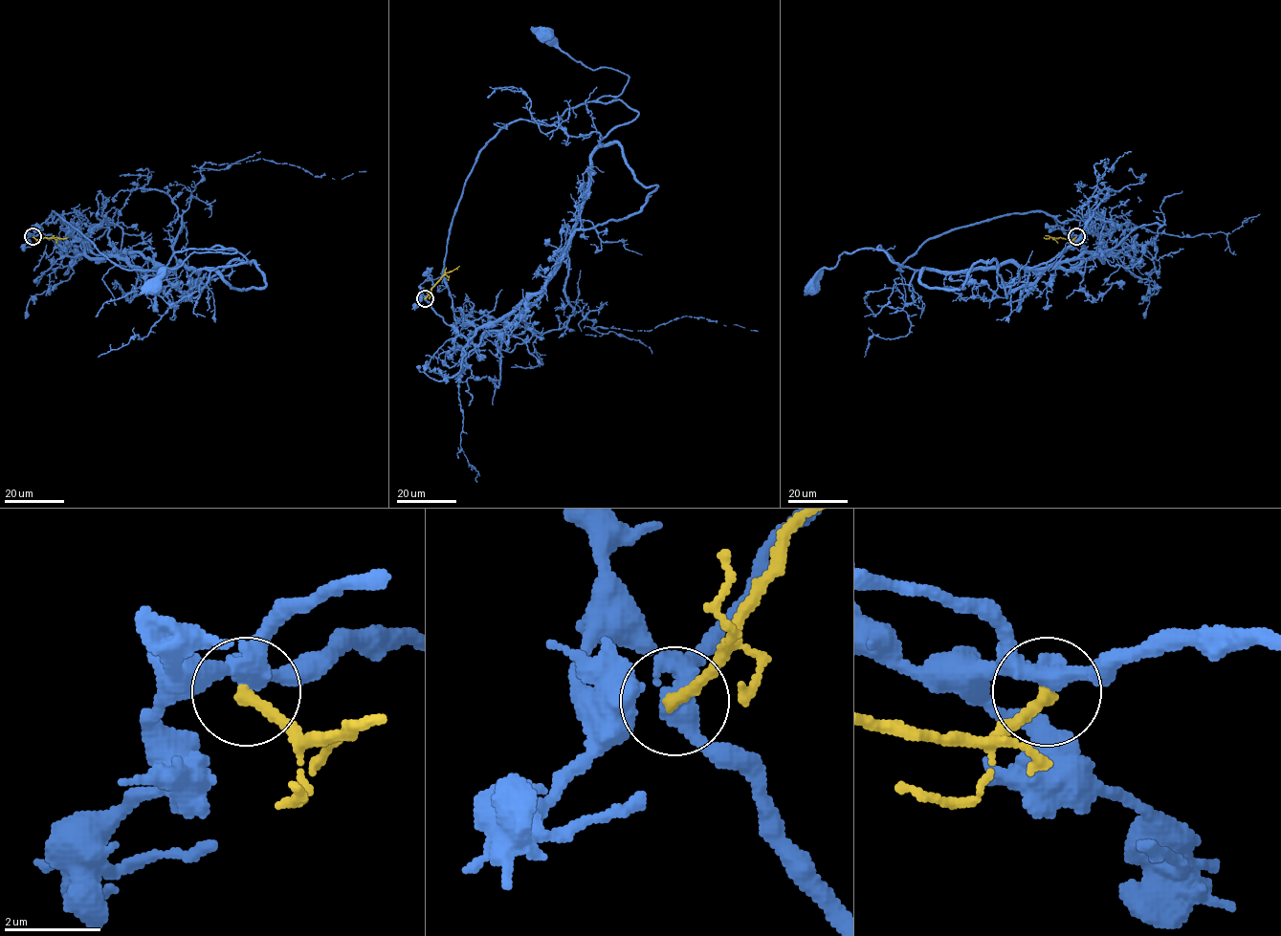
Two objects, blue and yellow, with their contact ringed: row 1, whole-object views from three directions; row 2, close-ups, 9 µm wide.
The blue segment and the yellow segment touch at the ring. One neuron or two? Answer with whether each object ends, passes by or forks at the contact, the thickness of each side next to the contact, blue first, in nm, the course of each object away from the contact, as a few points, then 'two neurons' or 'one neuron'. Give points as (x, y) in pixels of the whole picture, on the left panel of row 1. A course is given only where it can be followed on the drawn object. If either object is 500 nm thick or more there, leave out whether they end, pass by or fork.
blue forks; yellow ends; calibres 340 and 280 nm; course blue (33, 236), (53, 212), (126, 269), (161, 271), (189, 249), (236, 251), (193, 252), (154, 288); course yellow (33, 236), (36, 239), (67, 237); two neurons

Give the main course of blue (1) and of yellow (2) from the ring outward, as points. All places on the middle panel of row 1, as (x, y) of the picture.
1: (425, 298), (478, 152), (518, 119), (552, 125), (626, 84), (545, 33)
2: (425, 298), (446, 273), (459, 266)

